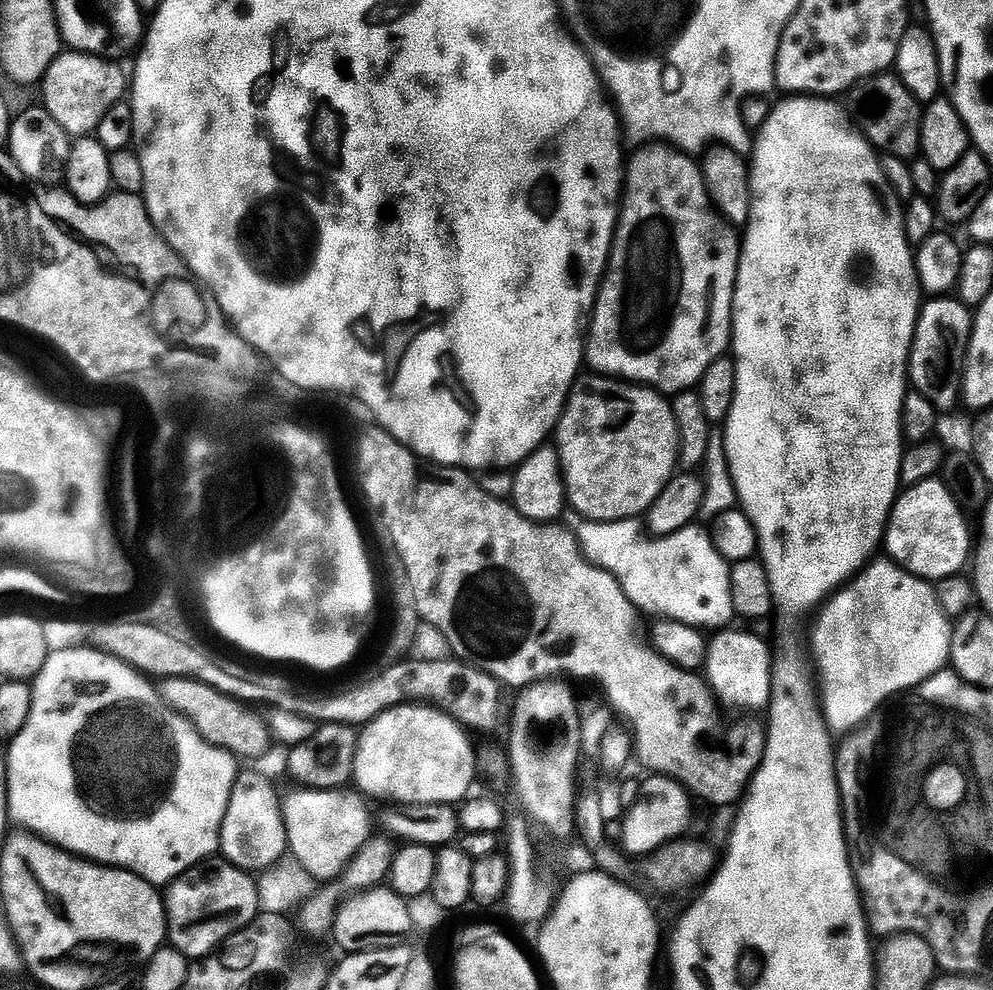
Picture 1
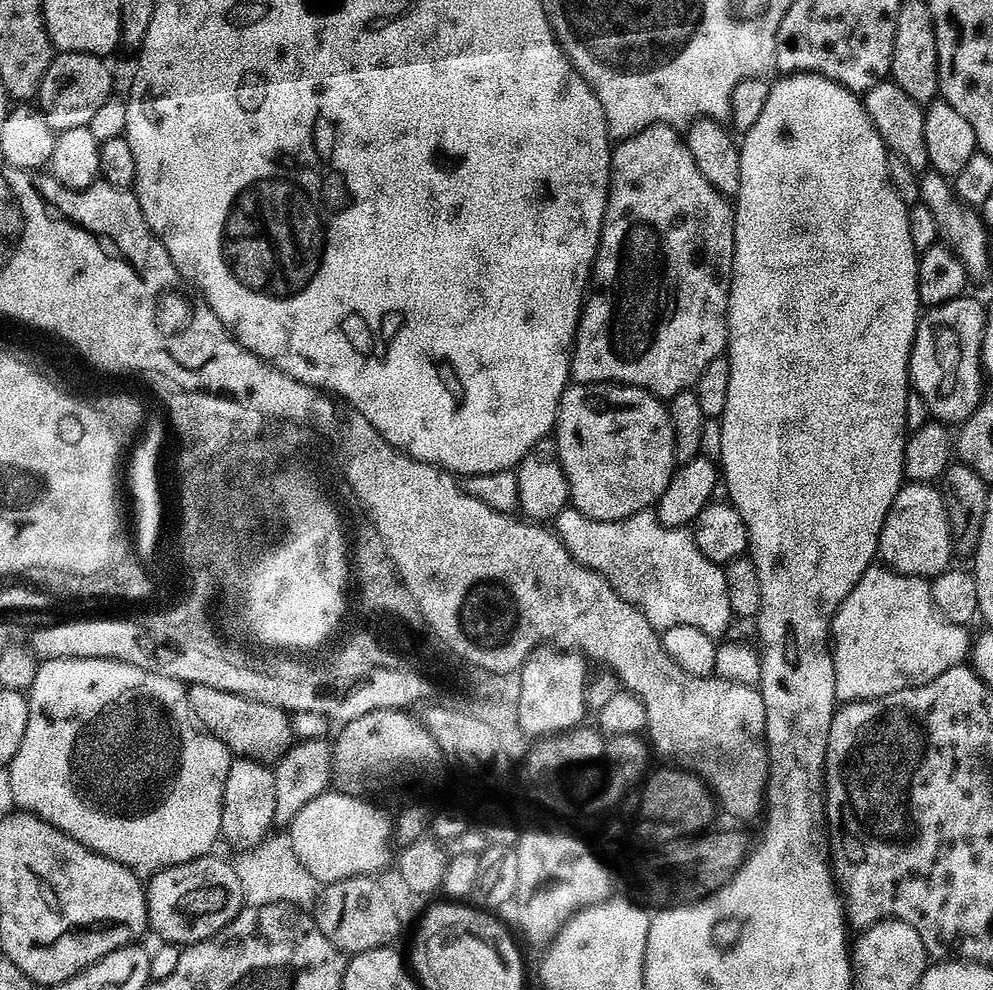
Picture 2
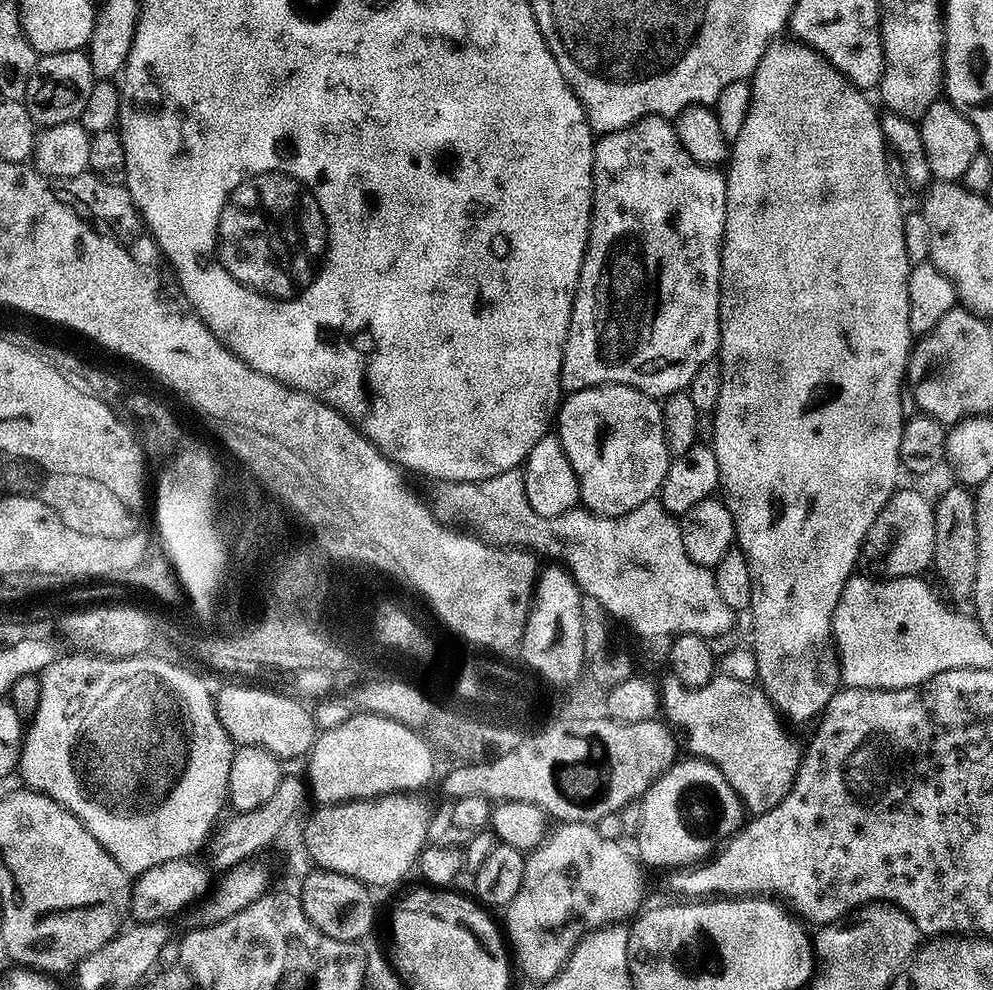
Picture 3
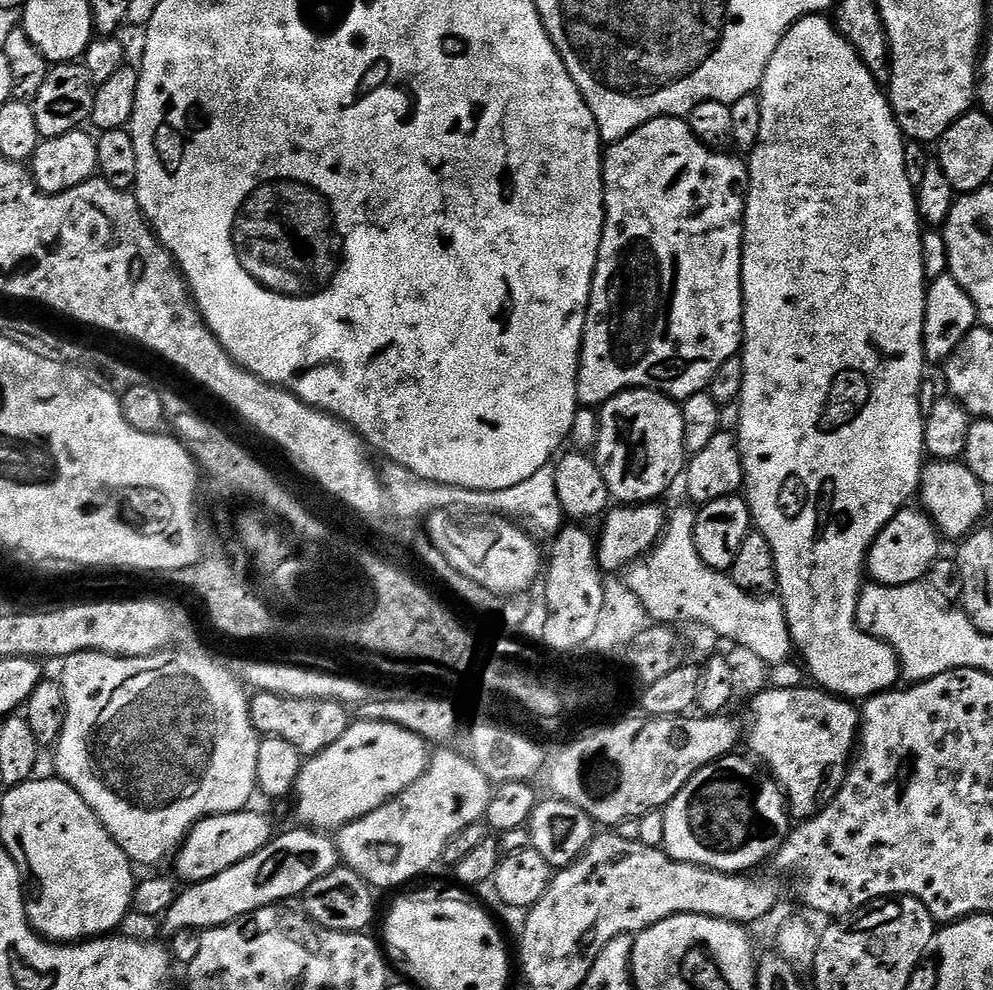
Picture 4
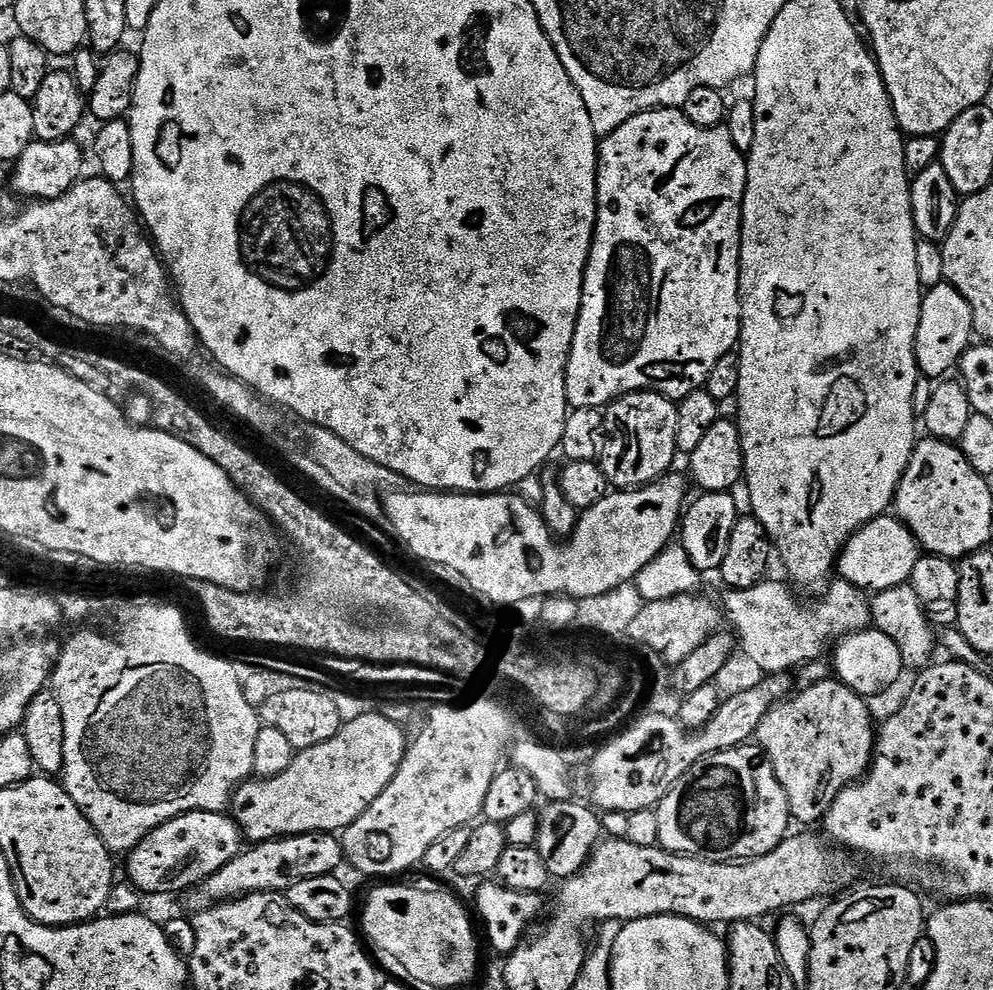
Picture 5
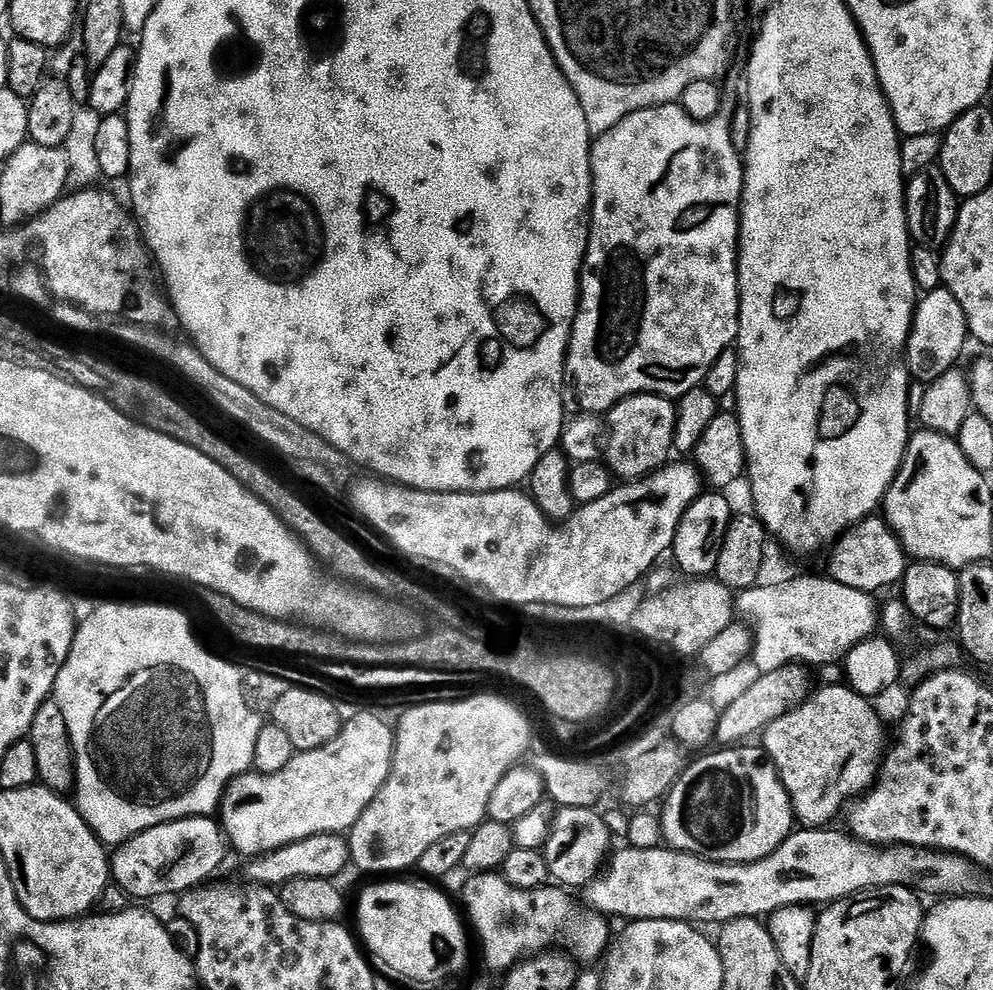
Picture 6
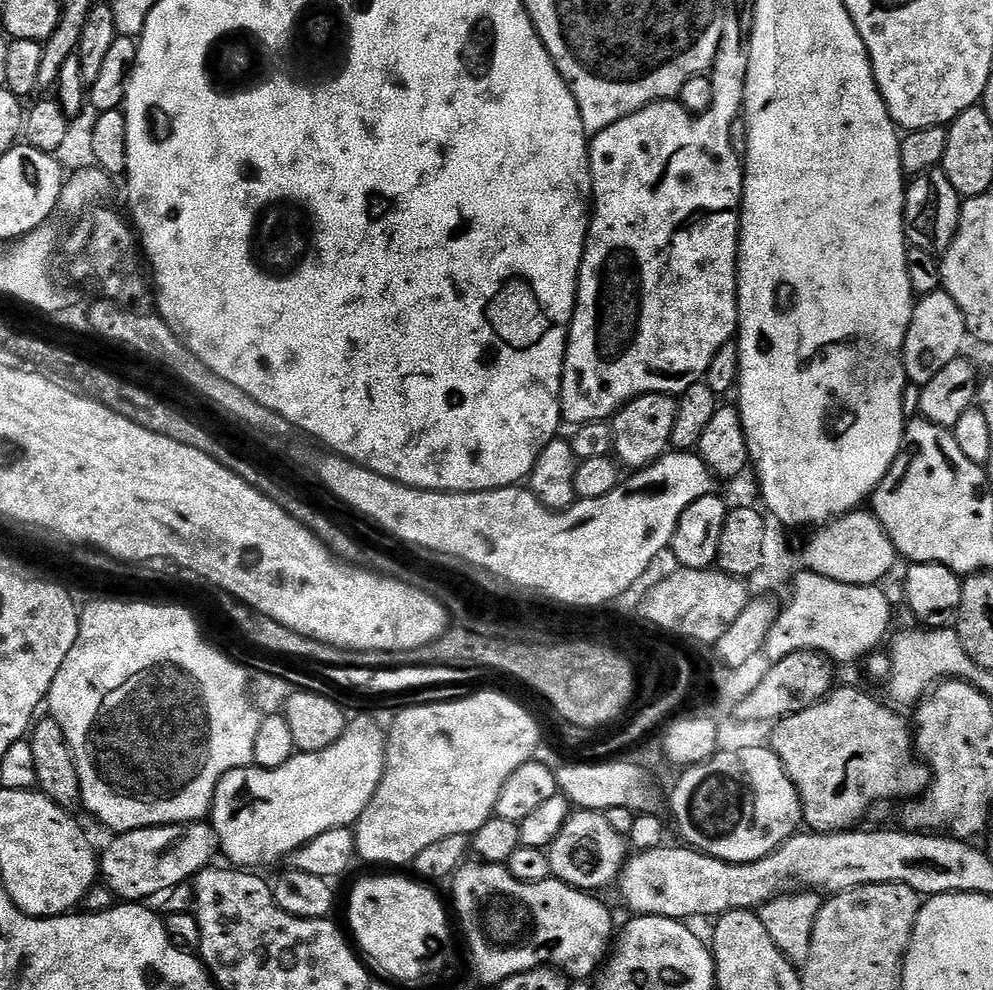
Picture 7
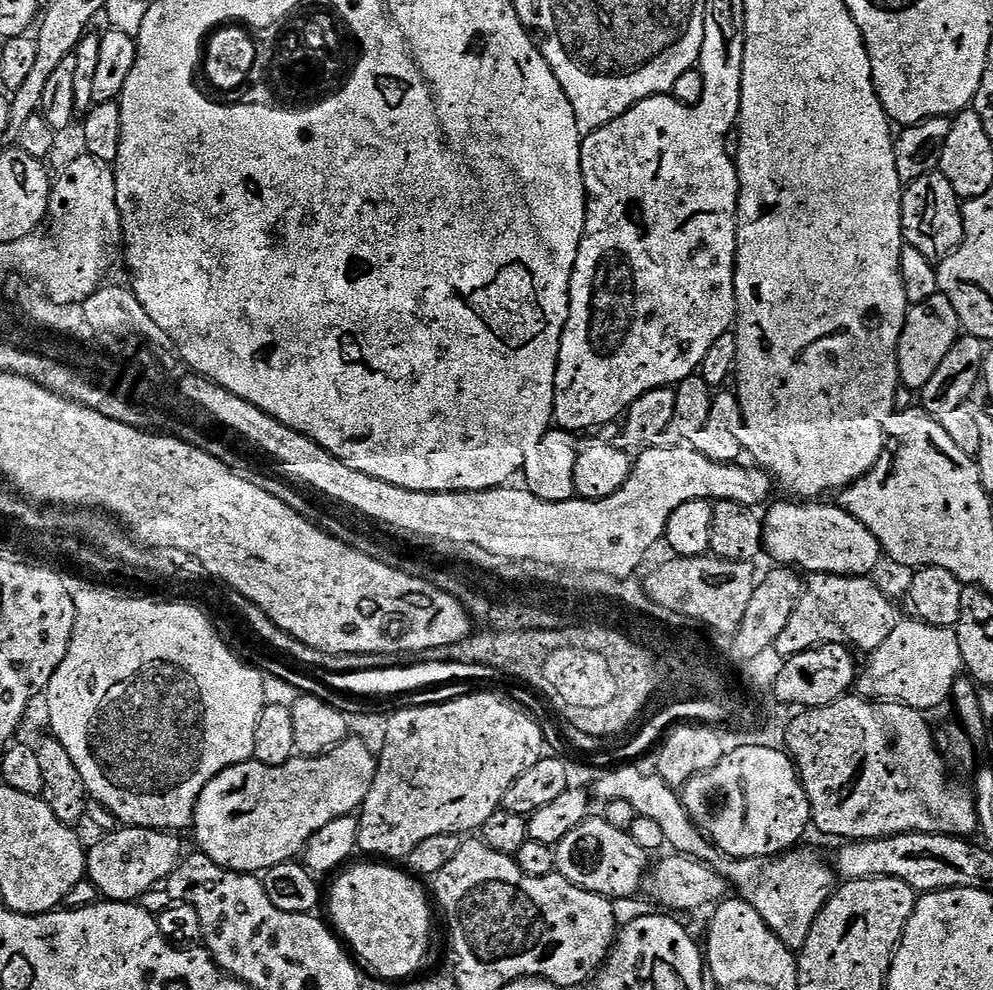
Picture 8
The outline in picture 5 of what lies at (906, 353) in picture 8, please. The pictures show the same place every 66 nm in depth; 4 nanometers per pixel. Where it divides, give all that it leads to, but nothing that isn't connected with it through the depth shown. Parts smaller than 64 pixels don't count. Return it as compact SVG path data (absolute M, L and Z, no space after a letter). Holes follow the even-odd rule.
M945 282L927 289L920 302L920 321L916 335L916 367L919 375L933 382L947 377L947 372L952 367L953 371L963 361L965 352L973 343L972 336L972 311L956 287Z

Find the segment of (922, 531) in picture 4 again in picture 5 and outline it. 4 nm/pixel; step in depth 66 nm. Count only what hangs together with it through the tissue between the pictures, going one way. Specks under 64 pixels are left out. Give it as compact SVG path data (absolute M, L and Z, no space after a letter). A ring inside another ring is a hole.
M885 514L870 521L852 536L838 558L838 576L865 593L885 592L909 583L915 564L921 557L922 549L903 520L897 520L895 515Z

